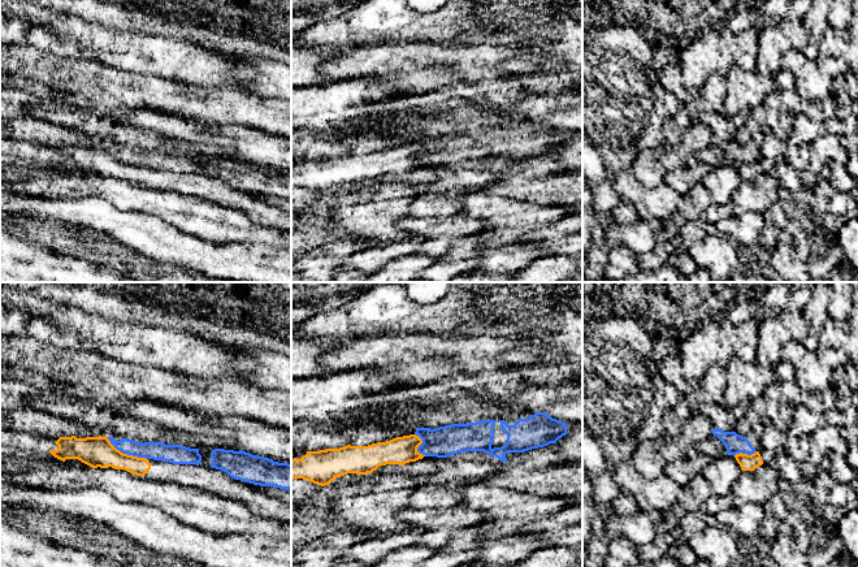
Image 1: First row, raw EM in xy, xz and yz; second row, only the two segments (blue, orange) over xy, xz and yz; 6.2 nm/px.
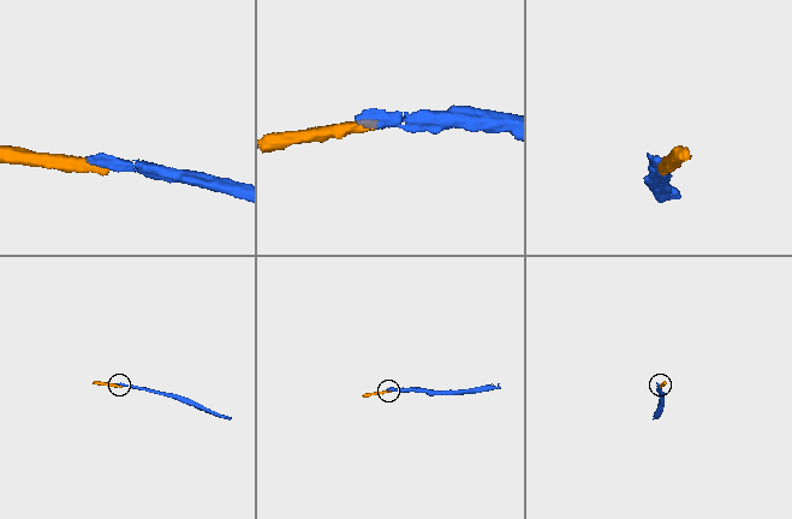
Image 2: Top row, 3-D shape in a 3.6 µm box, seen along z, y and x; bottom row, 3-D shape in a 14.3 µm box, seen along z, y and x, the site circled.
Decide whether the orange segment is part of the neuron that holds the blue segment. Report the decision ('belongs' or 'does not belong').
does not belong

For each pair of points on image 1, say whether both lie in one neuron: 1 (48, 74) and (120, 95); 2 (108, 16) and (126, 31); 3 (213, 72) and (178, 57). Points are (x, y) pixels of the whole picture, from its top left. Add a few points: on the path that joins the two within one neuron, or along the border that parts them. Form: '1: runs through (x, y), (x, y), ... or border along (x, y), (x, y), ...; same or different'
1: runs through (66, 76), (92, 78), (102, 83); same
2: border along (130, 14), (116, 24), (87, 21); different
3: runs through (204, 68), (187, 61); same

